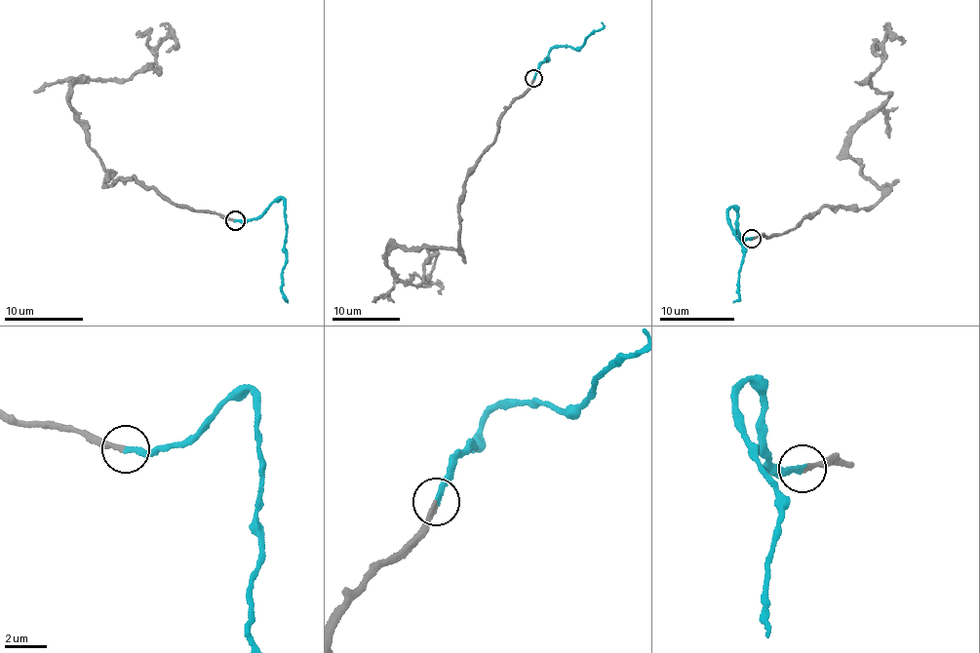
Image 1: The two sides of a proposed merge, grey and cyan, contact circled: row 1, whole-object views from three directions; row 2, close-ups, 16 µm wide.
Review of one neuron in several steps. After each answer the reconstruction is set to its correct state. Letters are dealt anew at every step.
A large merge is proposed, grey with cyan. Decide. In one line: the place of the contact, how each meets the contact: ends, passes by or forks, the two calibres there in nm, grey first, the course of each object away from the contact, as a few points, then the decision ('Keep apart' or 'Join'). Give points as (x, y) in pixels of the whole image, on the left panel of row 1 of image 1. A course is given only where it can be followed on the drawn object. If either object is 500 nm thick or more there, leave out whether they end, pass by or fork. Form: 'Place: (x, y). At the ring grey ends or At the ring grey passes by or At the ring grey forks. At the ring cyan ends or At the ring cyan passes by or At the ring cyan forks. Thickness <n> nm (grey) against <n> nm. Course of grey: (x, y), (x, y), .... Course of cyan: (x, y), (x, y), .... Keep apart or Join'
Place: (235, 220). At the ring grey ends. At the ring cyan ends. Thickness 220 nm (grey) against 240 nm. Course of grey: (235, 219), (180, 209), (134, 177), (102, 183), (70, 89), (156, 67), (157, 47), (176, 39), (166, 52). Course of cyan: (235, 219), (256, 218), (273, 200), (279, 197), (284, 201), (286, 254), (282, 274), (285, 301). Join

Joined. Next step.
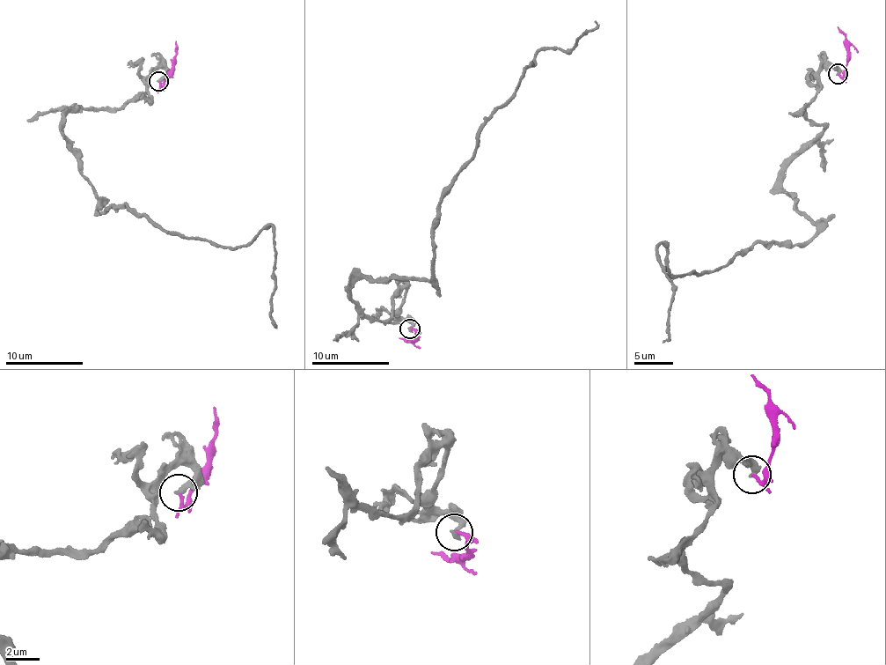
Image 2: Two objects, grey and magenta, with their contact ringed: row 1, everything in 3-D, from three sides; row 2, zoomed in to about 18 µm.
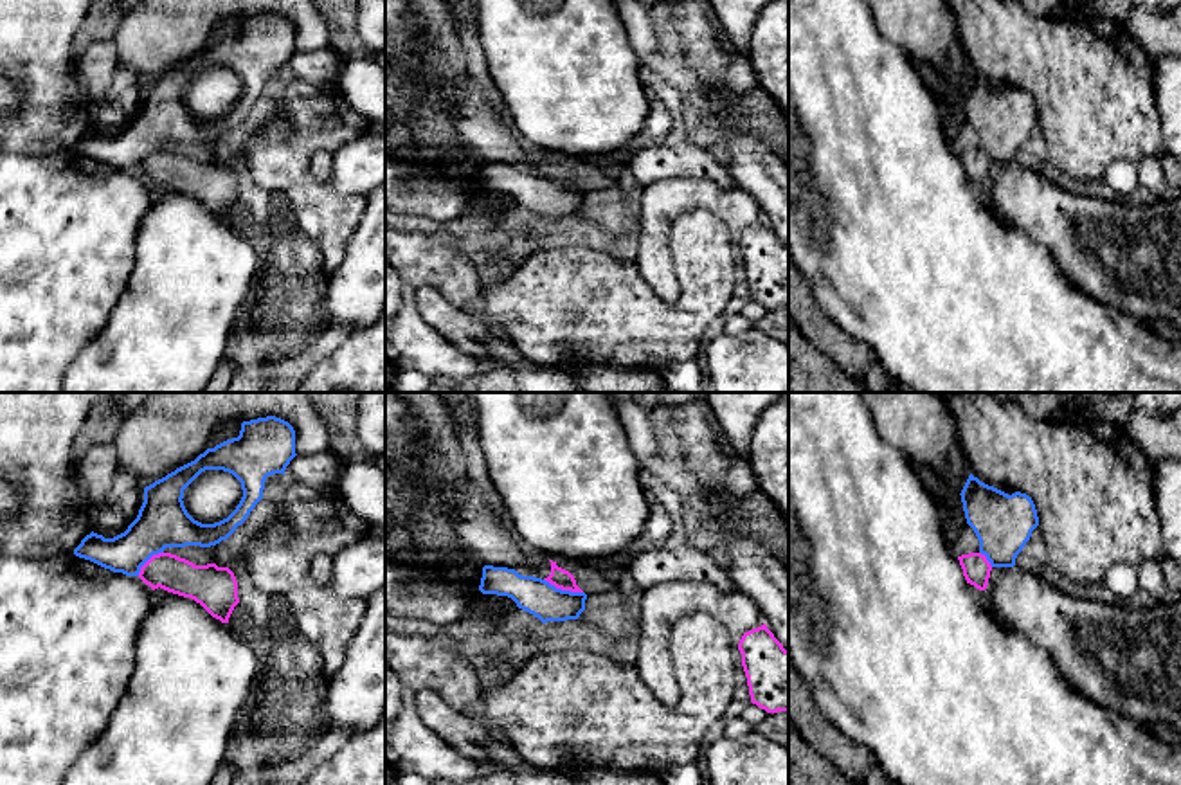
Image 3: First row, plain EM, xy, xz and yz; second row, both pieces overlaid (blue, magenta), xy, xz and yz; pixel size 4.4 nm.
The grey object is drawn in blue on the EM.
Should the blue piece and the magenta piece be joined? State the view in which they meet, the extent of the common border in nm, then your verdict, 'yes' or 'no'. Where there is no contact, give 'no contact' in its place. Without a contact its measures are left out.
xz | 190 nm | no

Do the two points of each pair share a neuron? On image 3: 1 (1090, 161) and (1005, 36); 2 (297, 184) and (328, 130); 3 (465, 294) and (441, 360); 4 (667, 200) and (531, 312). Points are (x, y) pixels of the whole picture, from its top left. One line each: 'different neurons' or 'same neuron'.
1: same neuron
2: same neuron
3: same neuron
4: different neurons

